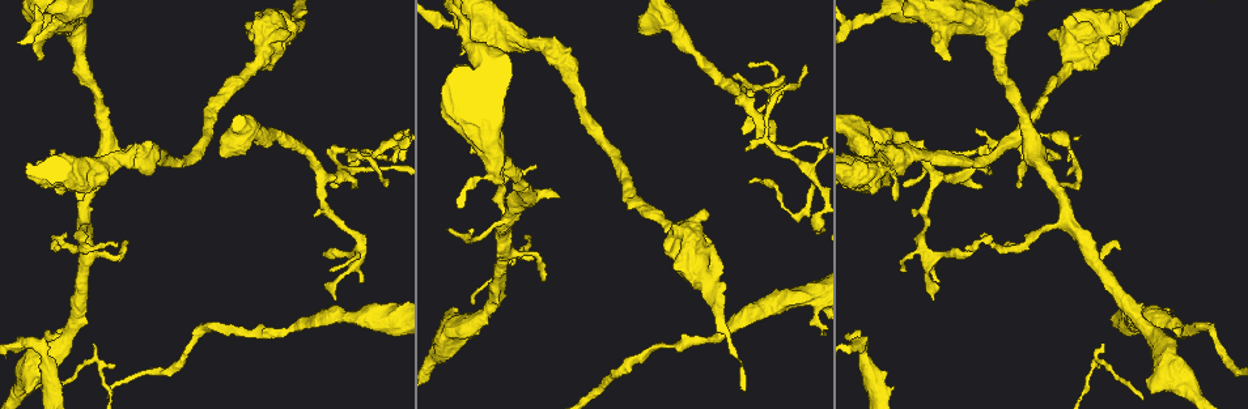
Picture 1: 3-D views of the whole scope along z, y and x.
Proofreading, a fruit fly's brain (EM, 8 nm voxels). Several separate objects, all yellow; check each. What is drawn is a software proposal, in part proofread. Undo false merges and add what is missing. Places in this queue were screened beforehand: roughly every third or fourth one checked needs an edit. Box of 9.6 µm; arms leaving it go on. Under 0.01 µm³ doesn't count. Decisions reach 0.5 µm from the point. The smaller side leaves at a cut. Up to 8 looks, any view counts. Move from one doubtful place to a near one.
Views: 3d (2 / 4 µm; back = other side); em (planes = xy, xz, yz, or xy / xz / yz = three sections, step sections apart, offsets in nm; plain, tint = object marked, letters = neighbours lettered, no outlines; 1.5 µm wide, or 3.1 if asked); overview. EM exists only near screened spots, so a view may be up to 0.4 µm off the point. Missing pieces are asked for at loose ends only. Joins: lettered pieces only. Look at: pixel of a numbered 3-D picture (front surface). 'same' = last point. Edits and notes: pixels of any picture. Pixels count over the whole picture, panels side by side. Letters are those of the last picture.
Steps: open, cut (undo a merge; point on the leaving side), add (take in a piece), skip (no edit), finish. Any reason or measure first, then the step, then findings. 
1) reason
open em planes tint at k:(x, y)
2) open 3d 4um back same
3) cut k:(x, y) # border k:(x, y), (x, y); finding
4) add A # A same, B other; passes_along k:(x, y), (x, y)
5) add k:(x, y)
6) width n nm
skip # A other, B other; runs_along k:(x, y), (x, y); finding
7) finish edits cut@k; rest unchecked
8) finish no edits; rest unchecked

calibre changes
open em xz step 8 letters at 1:(705, 339)

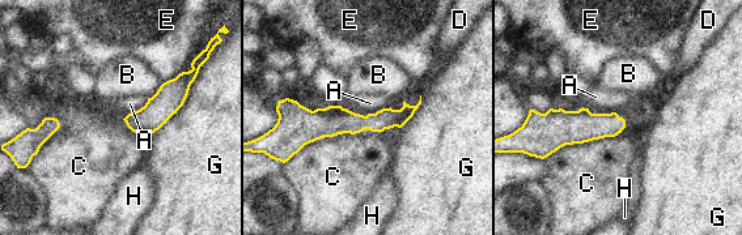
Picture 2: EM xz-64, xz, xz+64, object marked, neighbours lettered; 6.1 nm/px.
skip # A other, B other, C other, D other, E other, G other, H other; border 2:(148, 98), (143, 106), (123, 119); one neuron here

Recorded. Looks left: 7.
free end
open em planes tint at 1:(543, 281)

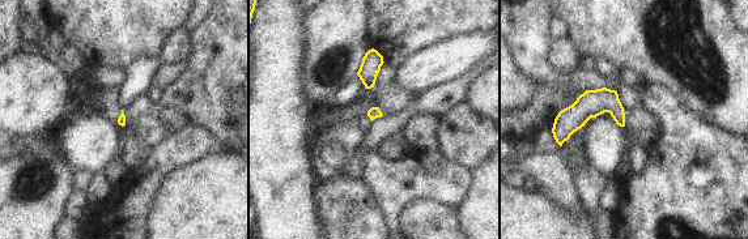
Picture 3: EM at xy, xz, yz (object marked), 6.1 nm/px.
see the neighbours
open em planes letters same

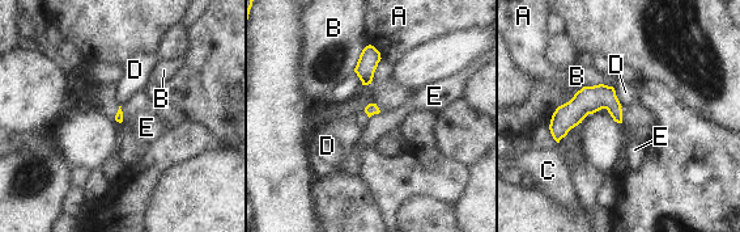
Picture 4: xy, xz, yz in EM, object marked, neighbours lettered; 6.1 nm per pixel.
skip # A other, B other, C other, D other, E other; runs_along 4:(611, 91), (585, 101), (553, 130); none of them fits

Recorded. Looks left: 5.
sharp bend
open 3d 2um at 1:(866, 352)

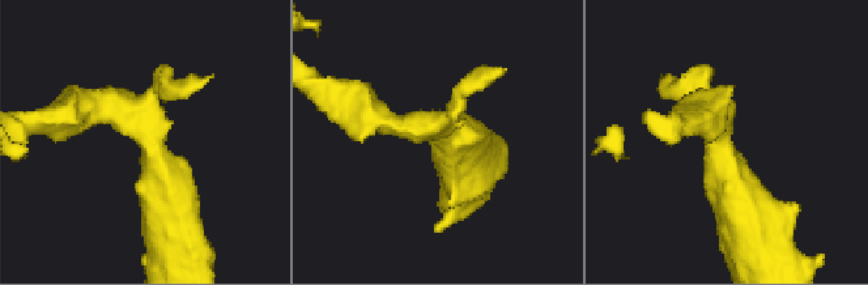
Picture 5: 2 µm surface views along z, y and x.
now the EM
open em planes plain at 5:(139, 123)

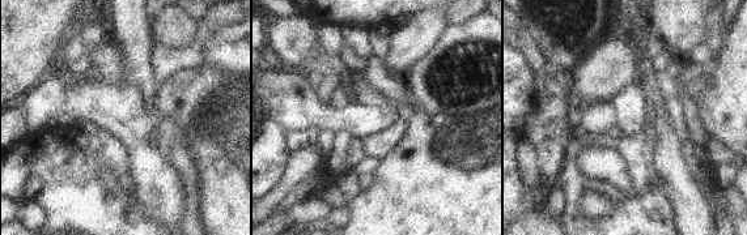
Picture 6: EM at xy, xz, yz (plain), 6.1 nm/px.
what lies round it
open em planes letters same

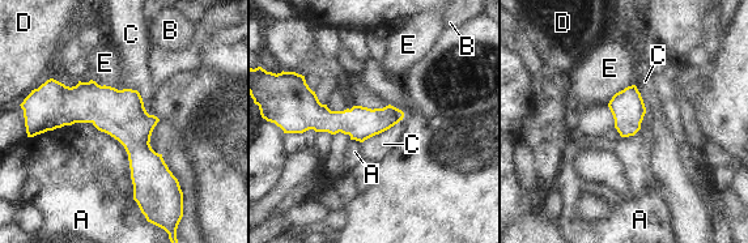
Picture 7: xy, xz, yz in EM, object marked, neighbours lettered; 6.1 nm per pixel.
longest_contact A 550 nm
skip # A other, B other, C other, D other, E other; border 7:(124, 88), (136, 90), (153, 115); all the same neuron

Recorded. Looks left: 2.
finish no edits; rest unchecked

